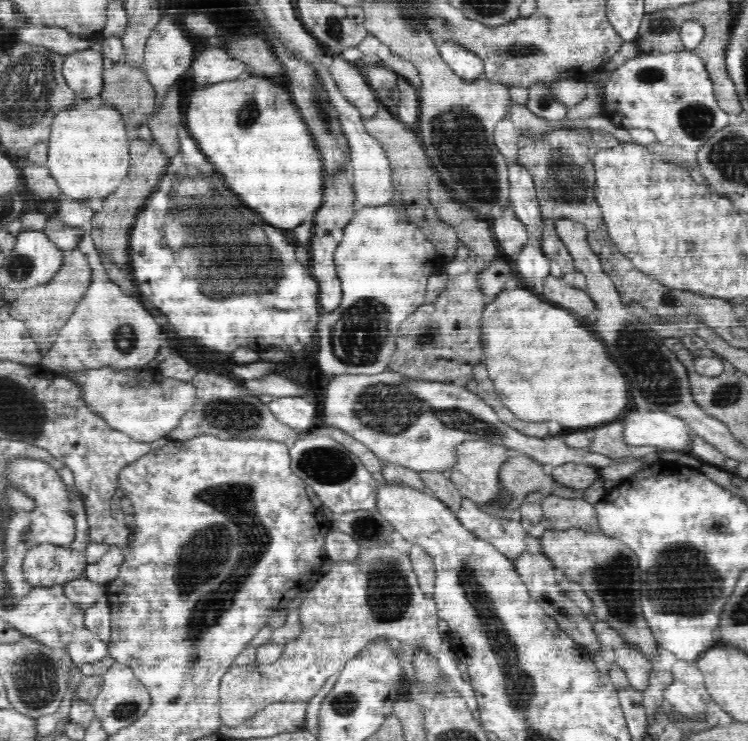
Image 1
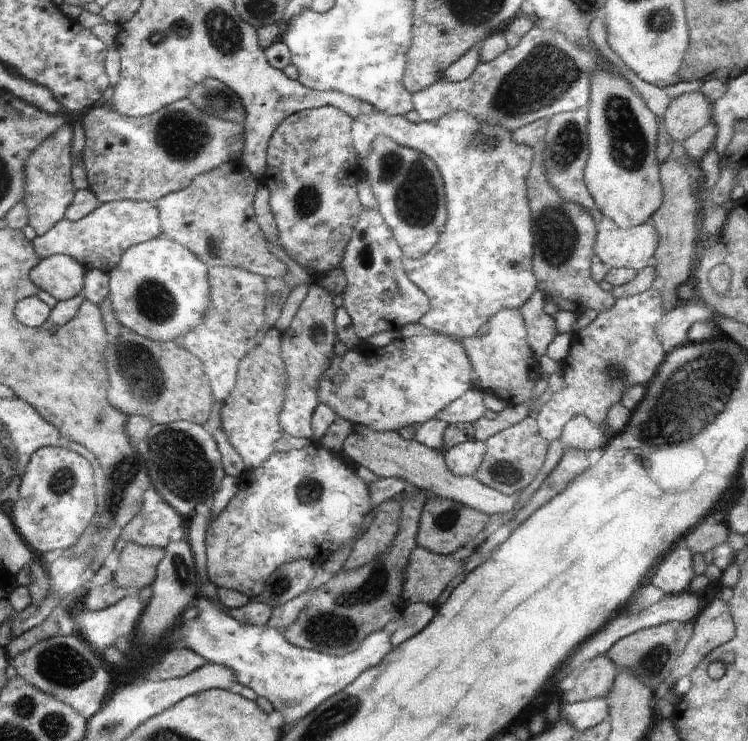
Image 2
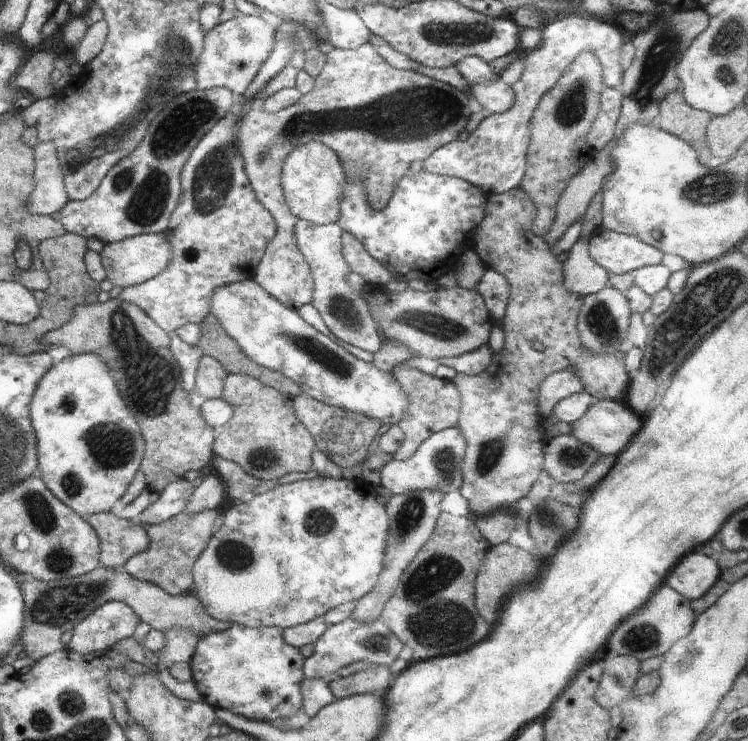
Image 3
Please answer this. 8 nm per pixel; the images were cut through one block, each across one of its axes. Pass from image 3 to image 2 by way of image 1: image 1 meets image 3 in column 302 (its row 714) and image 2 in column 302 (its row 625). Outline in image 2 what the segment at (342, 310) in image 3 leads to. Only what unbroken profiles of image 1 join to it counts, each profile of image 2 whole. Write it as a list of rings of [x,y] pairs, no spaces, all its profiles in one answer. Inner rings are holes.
[[[313,280],[309,283],[308,292],[290,326],[281,331],[288,388],[287,400],[284,401],[283,412],[280,413],[280,423],[283,426],[283,432],[289,436],[306,438],[306,440],[314,437],[311,418],[320,404],[319,383],[324,378],[324,374],[327,374],[328,366],[331,366],[332,346],[336,342],[332,312],[334,312],[334,306],[332,306],[330,292],[317,280]]]

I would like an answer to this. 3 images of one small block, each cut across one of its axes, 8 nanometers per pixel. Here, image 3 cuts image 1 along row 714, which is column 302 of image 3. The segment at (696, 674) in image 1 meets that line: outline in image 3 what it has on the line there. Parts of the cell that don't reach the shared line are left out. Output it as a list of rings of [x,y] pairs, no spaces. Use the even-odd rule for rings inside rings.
[[[304,679],[301,683],[301,690],[303,693],[303,706],[301,708],[304,709],[305,713],[297,715],[295,722],[298,725],[316,716],[322,707],[329,705],[336,699],[328,682],[322,679]]]

